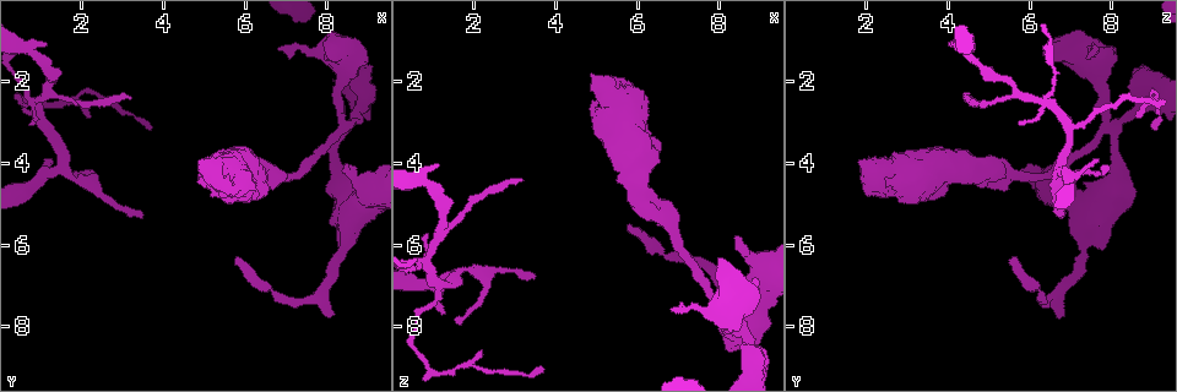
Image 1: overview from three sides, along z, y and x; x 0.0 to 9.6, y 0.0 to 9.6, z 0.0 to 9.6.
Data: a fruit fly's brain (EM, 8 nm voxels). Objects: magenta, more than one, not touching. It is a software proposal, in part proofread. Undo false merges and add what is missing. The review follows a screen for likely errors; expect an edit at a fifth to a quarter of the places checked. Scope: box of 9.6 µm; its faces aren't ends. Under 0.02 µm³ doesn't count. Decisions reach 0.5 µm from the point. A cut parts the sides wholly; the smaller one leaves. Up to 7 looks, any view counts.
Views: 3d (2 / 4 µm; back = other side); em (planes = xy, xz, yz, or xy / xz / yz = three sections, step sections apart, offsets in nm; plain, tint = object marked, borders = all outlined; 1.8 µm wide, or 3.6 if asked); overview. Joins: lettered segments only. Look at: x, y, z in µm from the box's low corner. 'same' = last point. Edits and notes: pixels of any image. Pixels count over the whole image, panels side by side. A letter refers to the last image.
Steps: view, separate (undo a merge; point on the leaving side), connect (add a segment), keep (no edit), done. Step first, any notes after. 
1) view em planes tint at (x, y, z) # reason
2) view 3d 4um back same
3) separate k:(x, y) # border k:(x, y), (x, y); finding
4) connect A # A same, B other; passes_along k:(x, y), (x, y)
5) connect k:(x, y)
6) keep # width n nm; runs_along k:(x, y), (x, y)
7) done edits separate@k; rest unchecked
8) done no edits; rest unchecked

view em planes tint at (3.15, 2.45, 4.40) # thin end

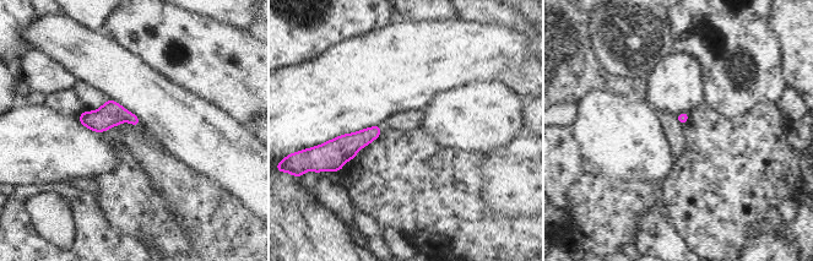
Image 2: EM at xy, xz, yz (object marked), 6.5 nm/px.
view em planes borders same # what lies round it

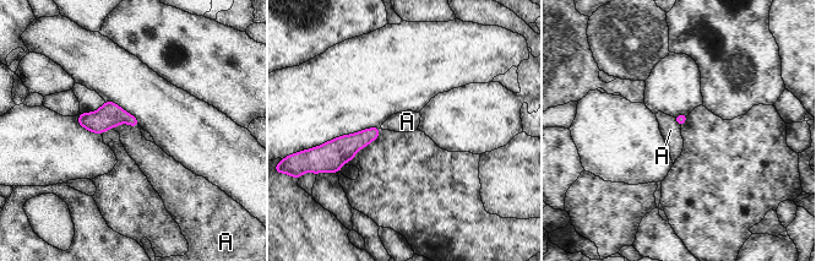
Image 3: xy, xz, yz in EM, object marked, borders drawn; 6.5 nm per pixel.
keep # longest_contact A 180 nm; A other; no lettered segment goes on from it

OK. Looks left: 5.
view em 3.6um planes borders at (9.00, 1.55, 6.80) # thick end

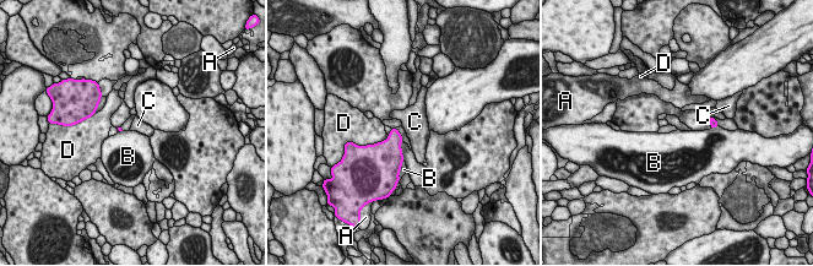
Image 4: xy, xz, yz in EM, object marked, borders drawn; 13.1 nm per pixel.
keep # A other, B other, C other, D other; border 4:(402, 159), (402, 166), (399, 170); no lettered segment goes on from it

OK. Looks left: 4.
view em planes borders at (1.45, 3.95, 6.80) # narrows sharply

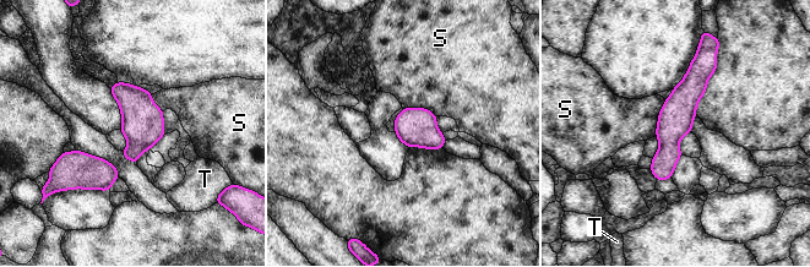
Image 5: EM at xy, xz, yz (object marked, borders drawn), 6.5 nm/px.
keep # width 220 nm; S other, T other; runs_along 5:(696, 59), (659, 176); continuous, no second neuron

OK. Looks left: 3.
done no edits; rest unchecked

